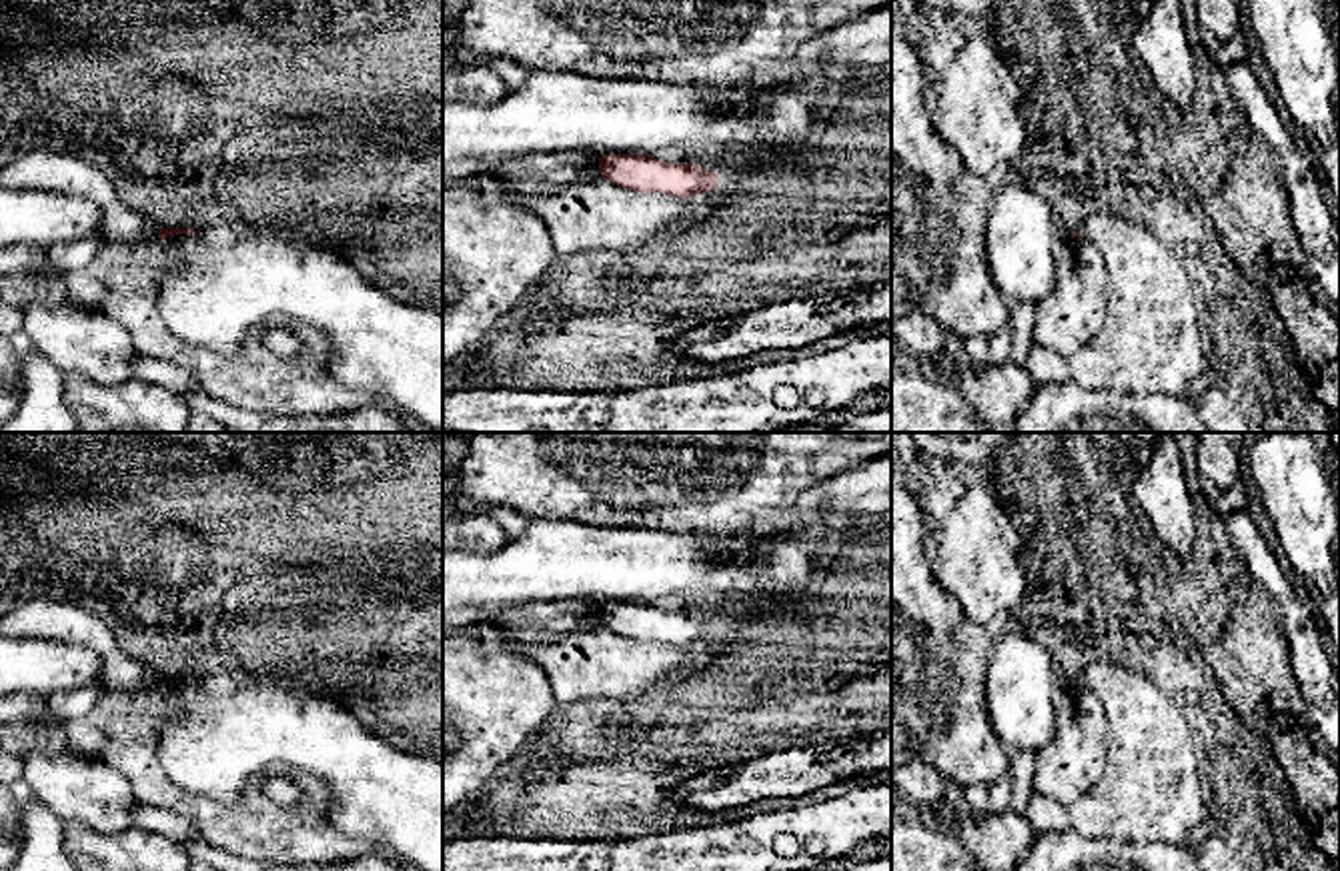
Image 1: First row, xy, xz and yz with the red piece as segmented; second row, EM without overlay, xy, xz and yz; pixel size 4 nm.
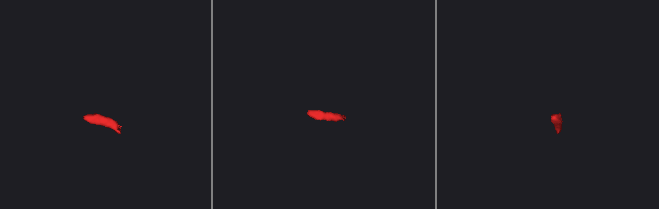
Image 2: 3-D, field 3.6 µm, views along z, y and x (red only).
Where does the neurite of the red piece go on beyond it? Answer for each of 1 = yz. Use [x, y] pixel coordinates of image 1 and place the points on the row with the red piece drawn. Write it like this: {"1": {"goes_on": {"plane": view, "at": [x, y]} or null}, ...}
{"1": {"goes_on": null}}

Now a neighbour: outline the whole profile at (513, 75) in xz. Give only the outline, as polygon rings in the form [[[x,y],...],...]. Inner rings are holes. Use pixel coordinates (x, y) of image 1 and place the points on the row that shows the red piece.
[[[487,58],[483,64],[503,78],[509,92],[519,90],[531,74],[531,70],[507,58]]]

